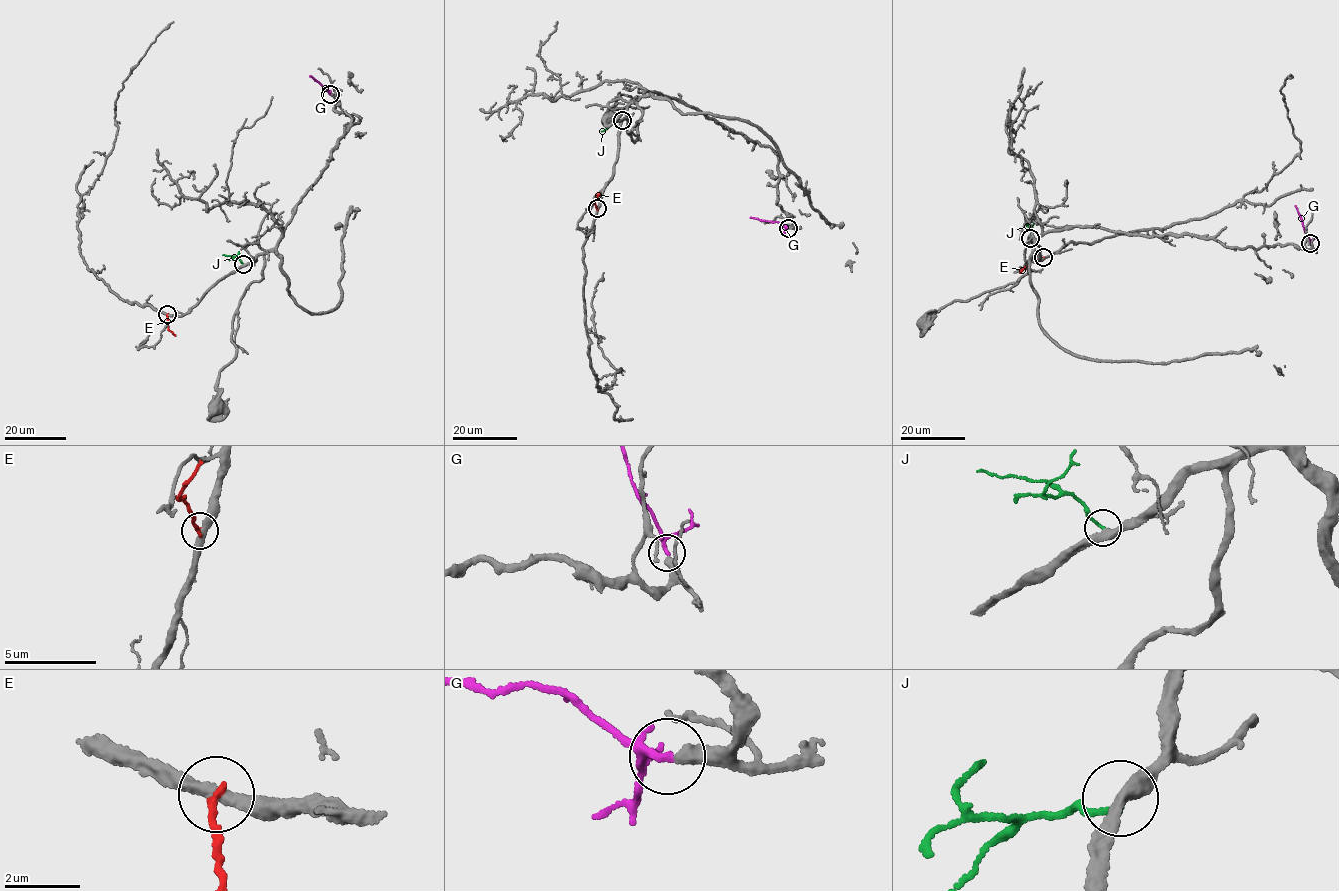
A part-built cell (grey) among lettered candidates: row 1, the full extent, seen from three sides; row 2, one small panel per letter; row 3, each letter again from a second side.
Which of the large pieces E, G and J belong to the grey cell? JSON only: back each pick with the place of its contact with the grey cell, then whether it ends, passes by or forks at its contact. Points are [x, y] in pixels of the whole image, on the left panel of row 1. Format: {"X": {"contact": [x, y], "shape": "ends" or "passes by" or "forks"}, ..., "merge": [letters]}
{"G": {"contact": [330, 94], "shape": "forks"}, "J": {"contact": [243, 264], "shape": "ends"}, "merge": ["G", "J"]}

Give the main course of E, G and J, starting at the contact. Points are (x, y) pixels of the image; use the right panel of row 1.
E: (1043, 258), (1030, 262), (1019, 272)
G: (1311, 242), (1294, 205)
J: (1030, 238), (1031, 230), (1027, 225), (1030, 222)

